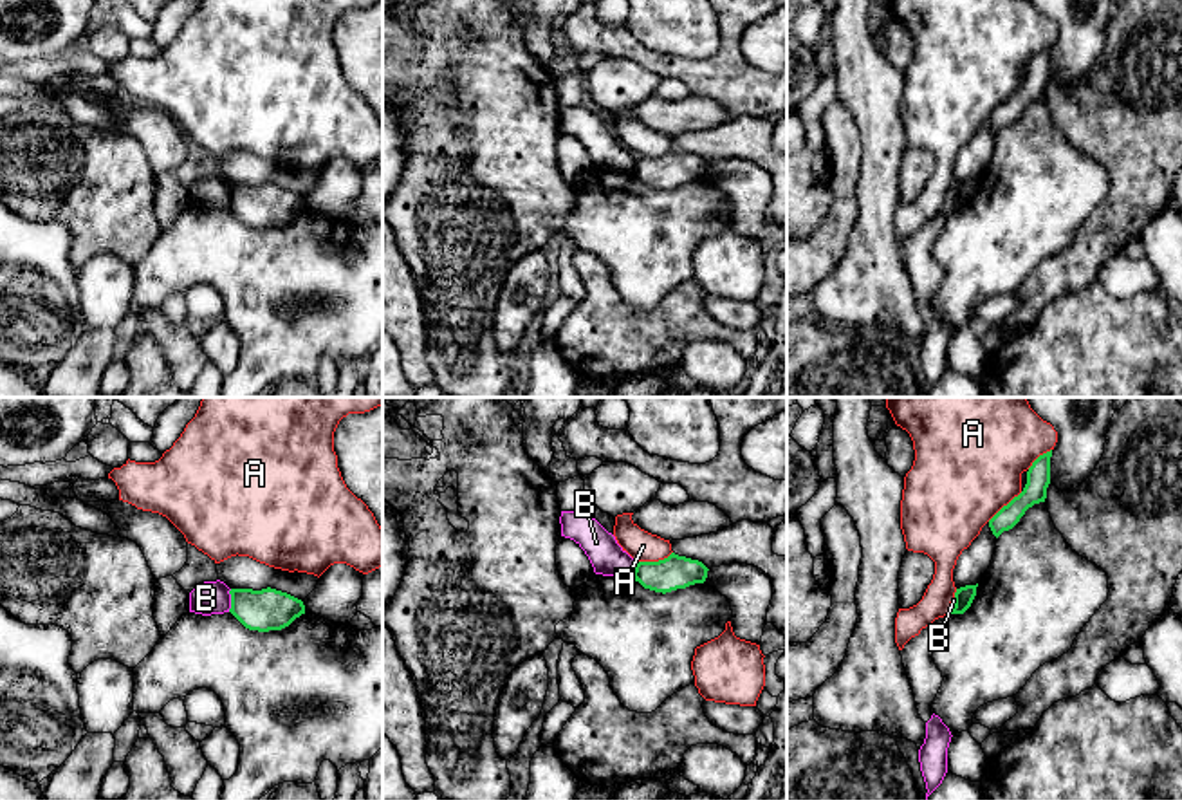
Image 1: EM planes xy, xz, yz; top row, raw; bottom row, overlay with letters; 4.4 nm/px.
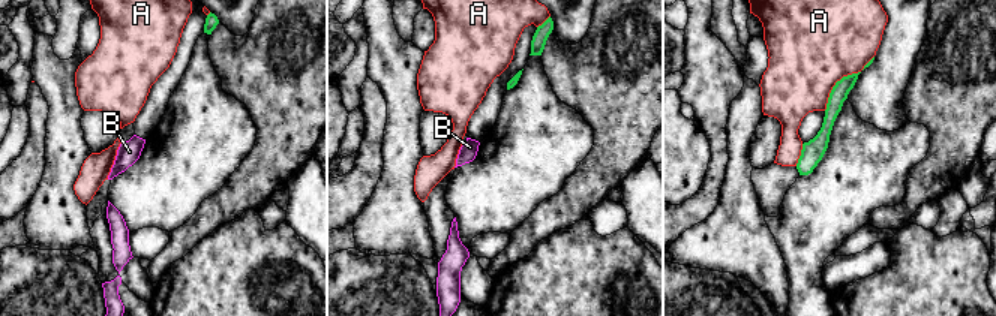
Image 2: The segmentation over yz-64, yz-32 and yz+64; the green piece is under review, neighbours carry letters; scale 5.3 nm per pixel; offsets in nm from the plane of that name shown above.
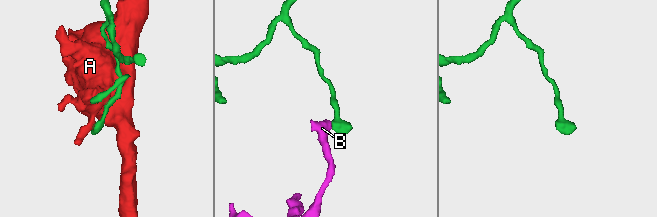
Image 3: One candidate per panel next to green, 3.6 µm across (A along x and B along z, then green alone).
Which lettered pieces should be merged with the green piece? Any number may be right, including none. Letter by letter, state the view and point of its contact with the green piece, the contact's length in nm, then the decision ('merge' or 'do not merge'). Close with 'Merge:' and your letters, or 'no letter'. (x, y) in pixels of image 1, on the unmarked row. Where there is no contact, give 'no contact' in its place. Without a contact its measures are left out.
A: meets green in xz at (654, 158); contact 170 nm long; do not merge
B: meets green in xy at (231, 195); contact 110 nm long; do not merge
Merge: no letter

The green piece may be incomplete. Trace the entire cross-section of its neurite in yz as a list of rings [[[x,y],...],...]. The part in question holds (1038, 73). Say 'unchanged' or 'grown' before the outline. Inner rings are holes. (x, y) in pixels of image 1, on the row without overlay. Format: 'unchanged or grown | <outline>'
unchanged | [[[1052,45],[1039,51],[1027,67],[1023,87],[1003,101],[991,116],[989,123],[998,134],[1003,126],[1012,125],[1029,103],[1045,98],[1050,79],[1050,52]]]

